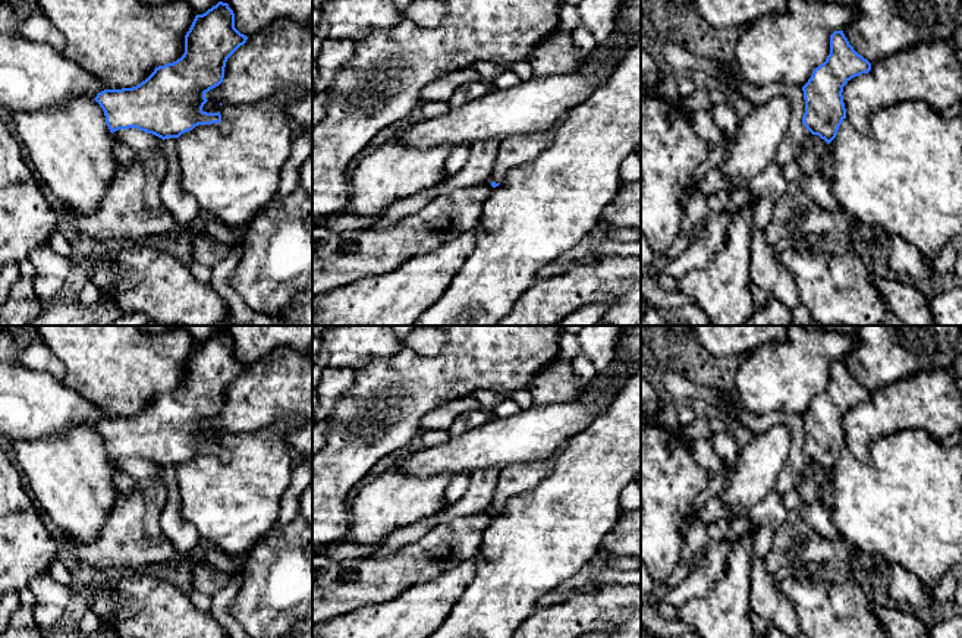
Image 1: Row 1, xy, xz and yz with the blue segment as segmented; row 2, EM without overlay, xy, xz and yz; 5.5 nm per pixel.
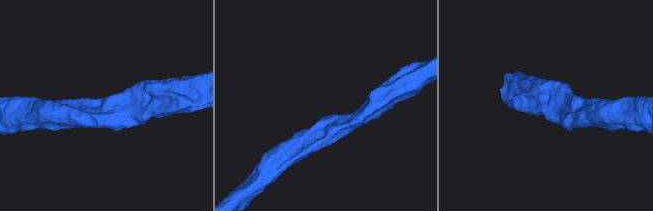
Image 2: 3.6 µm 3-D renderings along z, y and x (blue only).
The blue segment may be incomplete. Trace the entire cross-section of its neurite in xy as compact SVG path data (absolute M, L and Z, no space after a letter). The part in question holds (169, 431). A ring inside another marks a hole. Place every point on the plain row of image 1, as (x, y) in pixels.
M219 330L197 343L185 364L180 387L158 395L139 414L104 418L94 427L110 461L136 456L163 469L179 466L198 453L220 452L221 443L202 439L205 422L224 406L227 387L248 365L235 356L235 342Z

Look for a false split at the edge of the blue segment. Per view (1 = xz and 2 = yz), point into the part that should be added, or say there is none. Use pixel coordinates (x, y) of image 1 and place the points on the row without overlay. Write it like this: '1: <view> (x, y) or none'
1: none
2: none

